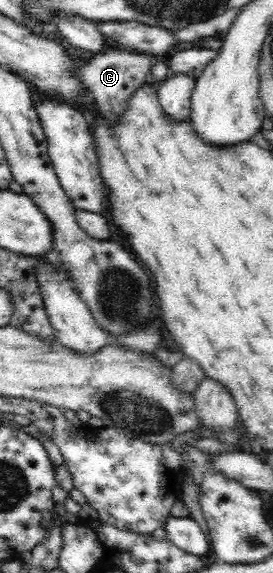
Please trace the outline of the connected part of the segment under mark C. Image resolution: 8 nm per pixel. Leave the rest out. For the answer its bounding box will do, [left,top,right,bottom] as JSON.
[79,46,153,121]

